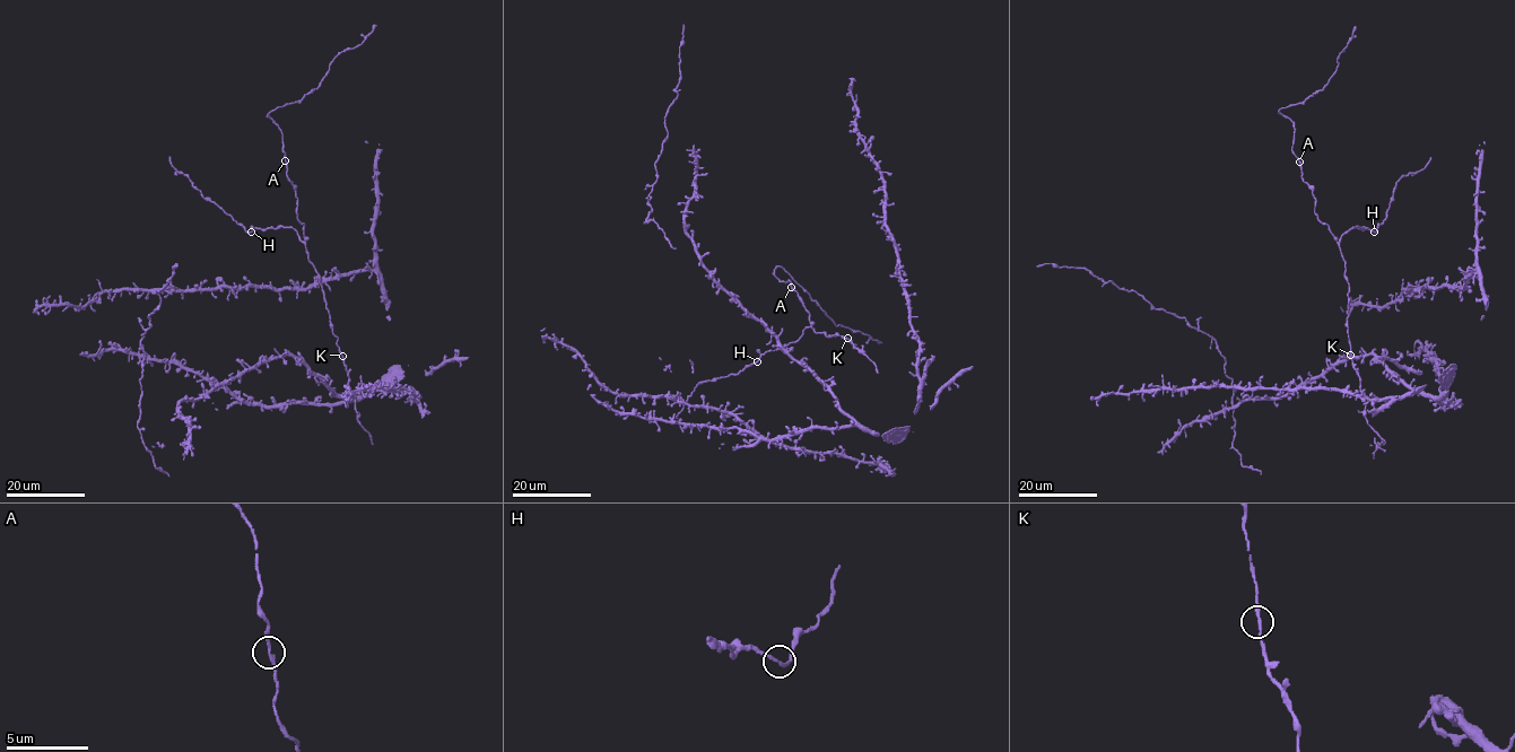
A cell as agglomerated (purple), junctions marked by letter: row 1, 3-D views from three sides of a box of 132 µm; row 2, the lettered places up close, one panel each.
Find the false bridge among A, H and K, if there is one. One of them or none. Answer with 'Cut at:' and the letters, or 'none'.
Cut at: none

